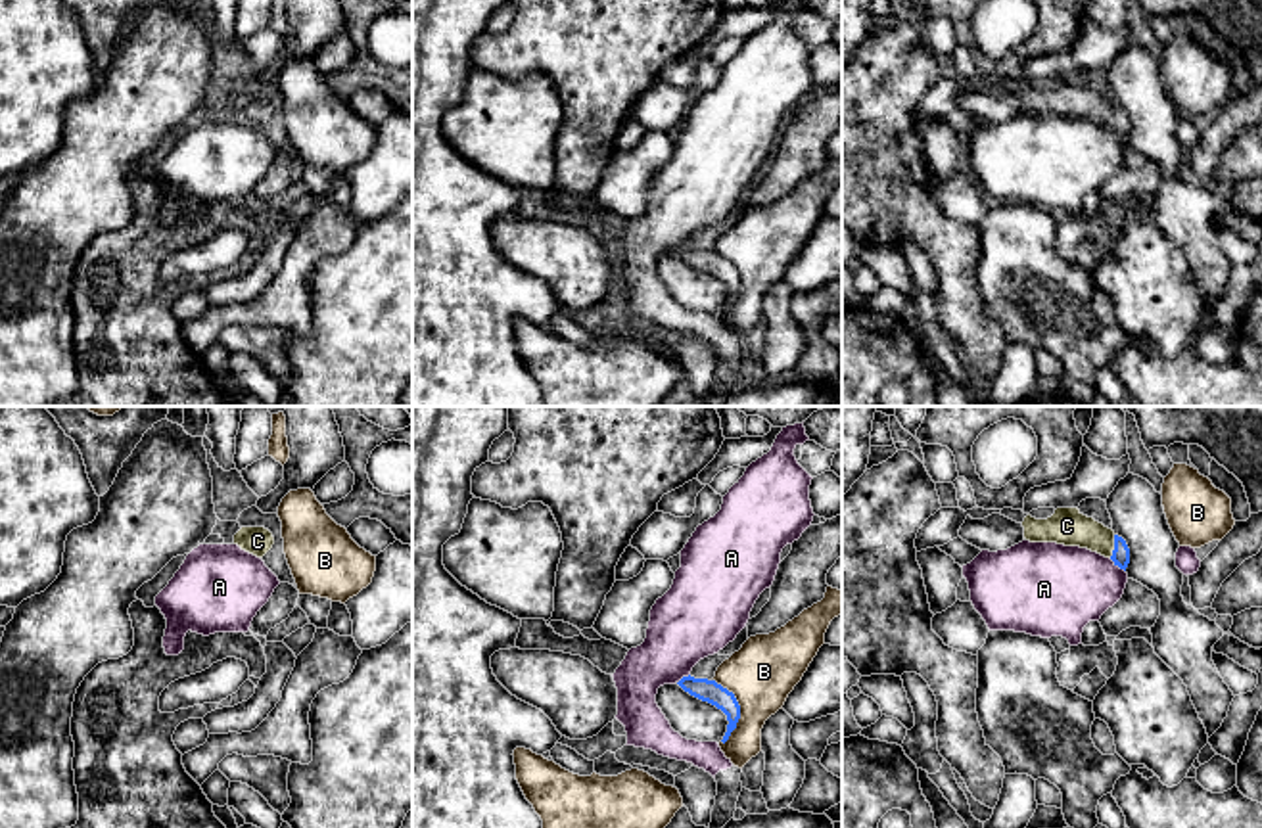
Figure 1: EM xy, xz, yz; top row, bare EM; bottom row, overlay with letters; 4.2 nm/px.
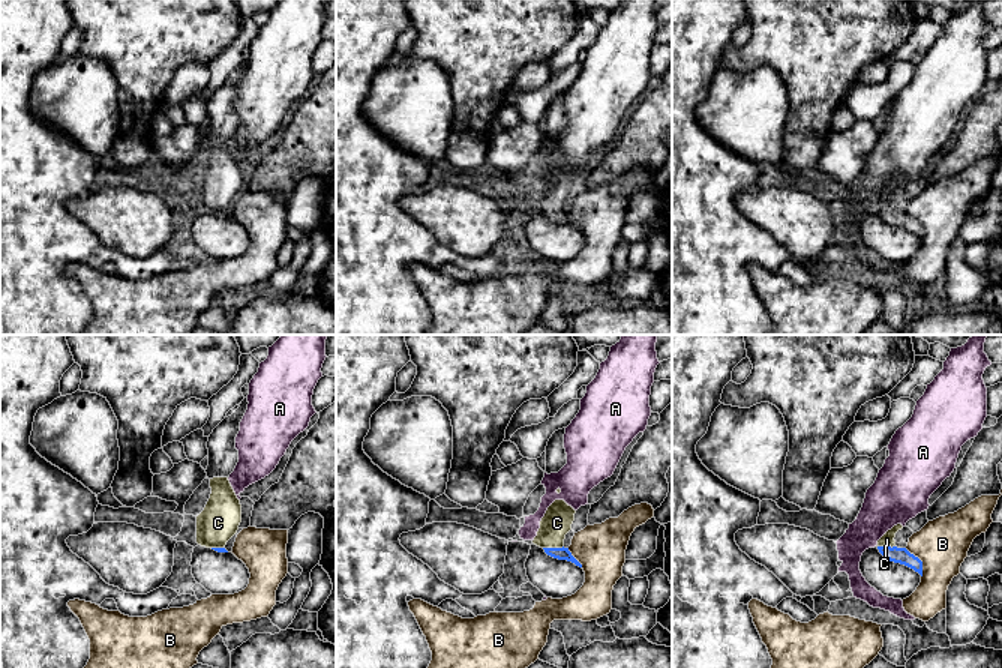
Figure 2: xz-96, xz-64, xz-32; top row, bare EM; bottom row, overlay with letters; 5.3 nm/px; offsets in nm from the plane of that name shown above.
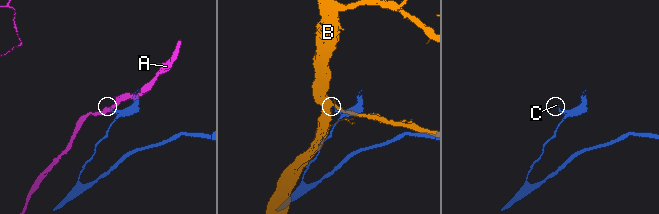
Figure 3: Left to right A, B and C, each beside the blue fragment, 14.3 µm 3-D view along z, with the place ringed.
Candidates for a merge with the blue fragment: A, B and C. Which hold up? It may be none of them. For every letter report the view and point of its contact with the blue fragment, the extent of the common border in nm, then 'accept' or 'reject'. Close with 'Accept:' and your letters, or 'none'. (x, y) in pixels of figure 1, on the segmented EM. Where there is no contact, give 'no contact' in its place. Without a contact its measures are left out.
A: contact yz (1117, 564); length 90 nm; reject
B: contact xz (739, 710); length 280 nm; reject
C: contact yz (1115, 547); length 100 nm; accept
Accept: C

